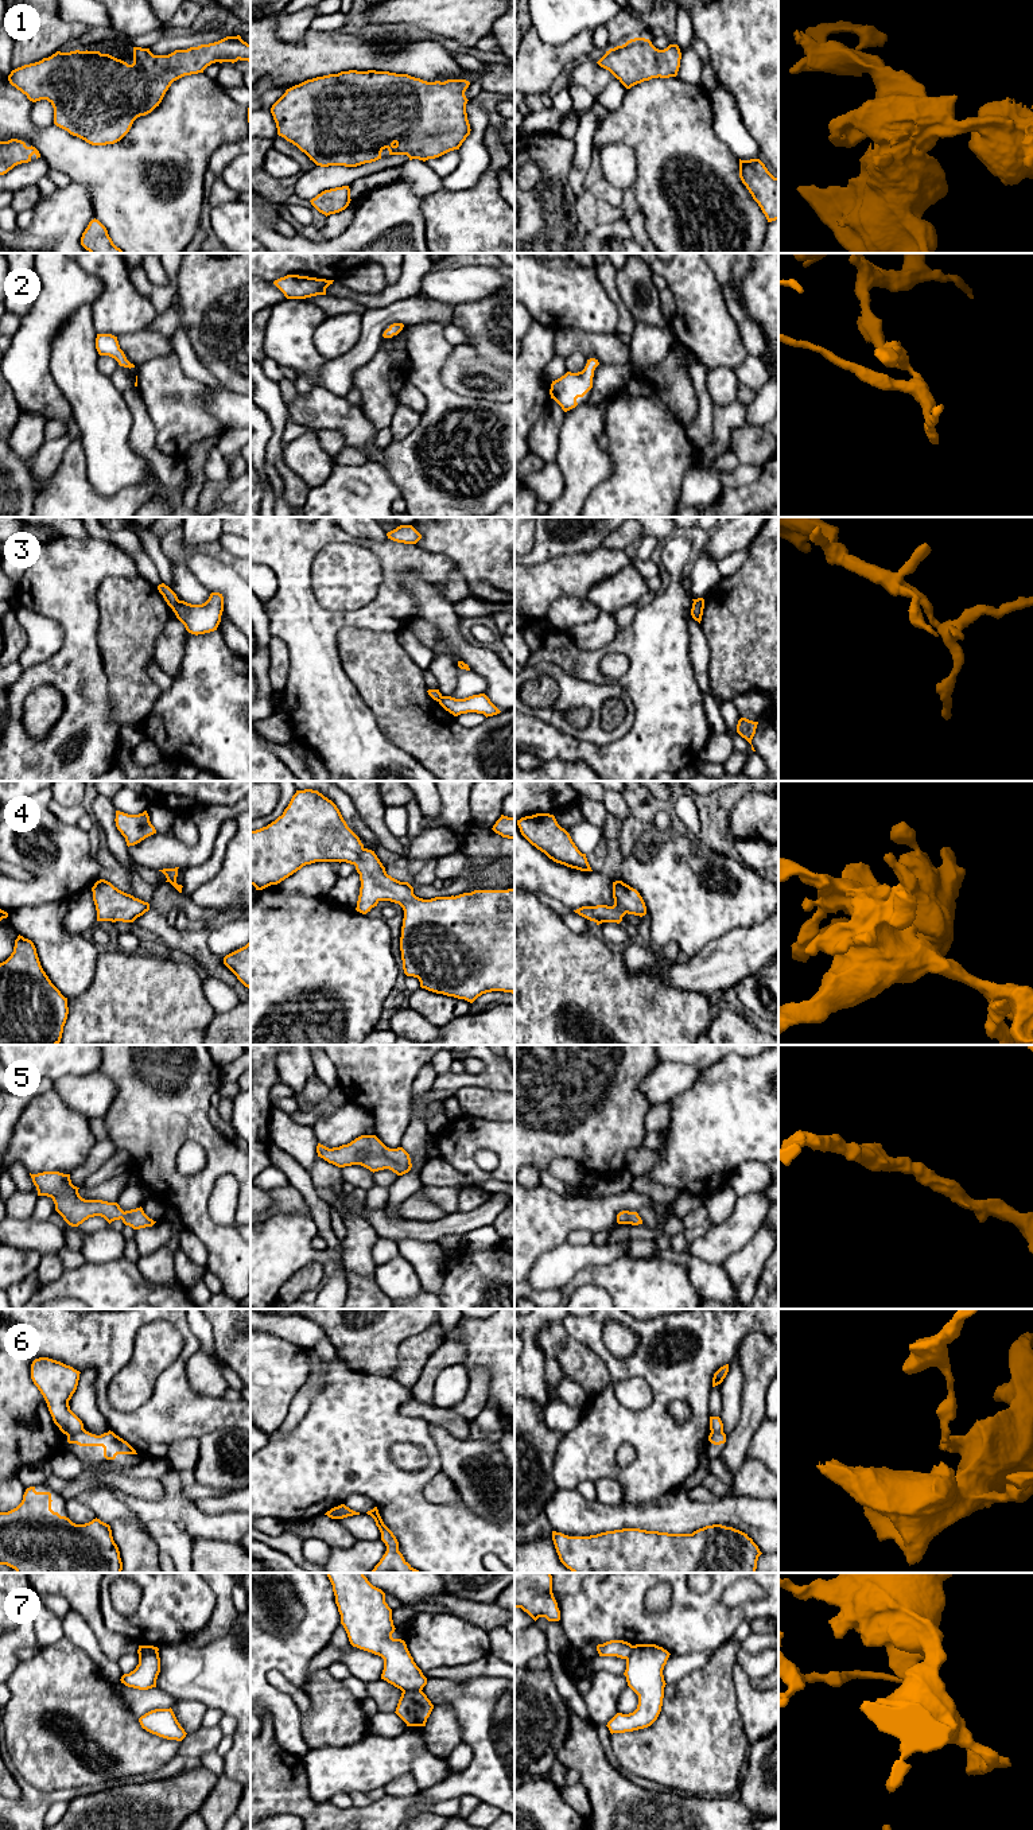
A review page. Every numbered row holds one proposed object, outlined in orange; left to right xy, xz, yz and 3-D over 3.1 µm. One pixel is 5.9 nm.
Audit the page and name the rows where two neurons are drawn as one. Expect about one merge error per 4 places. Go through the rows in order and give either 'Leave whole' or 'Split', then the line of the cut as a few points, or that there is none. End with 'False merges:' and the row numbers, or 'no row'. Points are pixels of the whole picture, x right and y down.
1: Leave whole. No split
2: Leave whole. No split
3: Split. Split along xy (178, 599), (173, 609)
4: Leave whole. No split
5: Leave whole. No split
6: Split. Split along xy (84, 1429), (68, 1436)
7: Split. Split along xy (156, 1650), (144, 1650), (139, 1654)
False merges: 3, 6, 7

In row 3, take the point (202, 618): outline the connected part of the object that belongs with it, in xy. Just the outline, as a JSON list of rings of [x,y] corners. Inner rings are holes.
[[[211,592],[202,605],[191,605],[178,601],[172,611],[191,634],[205,634],[217,630],[224,611],[224,597],[220,592]]]

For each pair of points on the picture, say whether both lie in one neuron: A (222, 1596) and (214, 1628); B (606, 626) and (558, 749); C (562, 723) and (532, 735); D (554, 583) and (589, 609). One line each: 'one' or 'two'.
A: one
B: two
C: two
D: two

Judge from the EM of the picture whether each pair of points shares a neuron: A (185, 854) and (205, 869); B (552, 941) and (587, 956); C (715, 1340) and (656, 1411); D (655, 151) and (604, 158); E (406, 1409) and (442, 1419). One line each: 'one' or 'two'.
A: two
B: one
C: one
D: two
E: one

